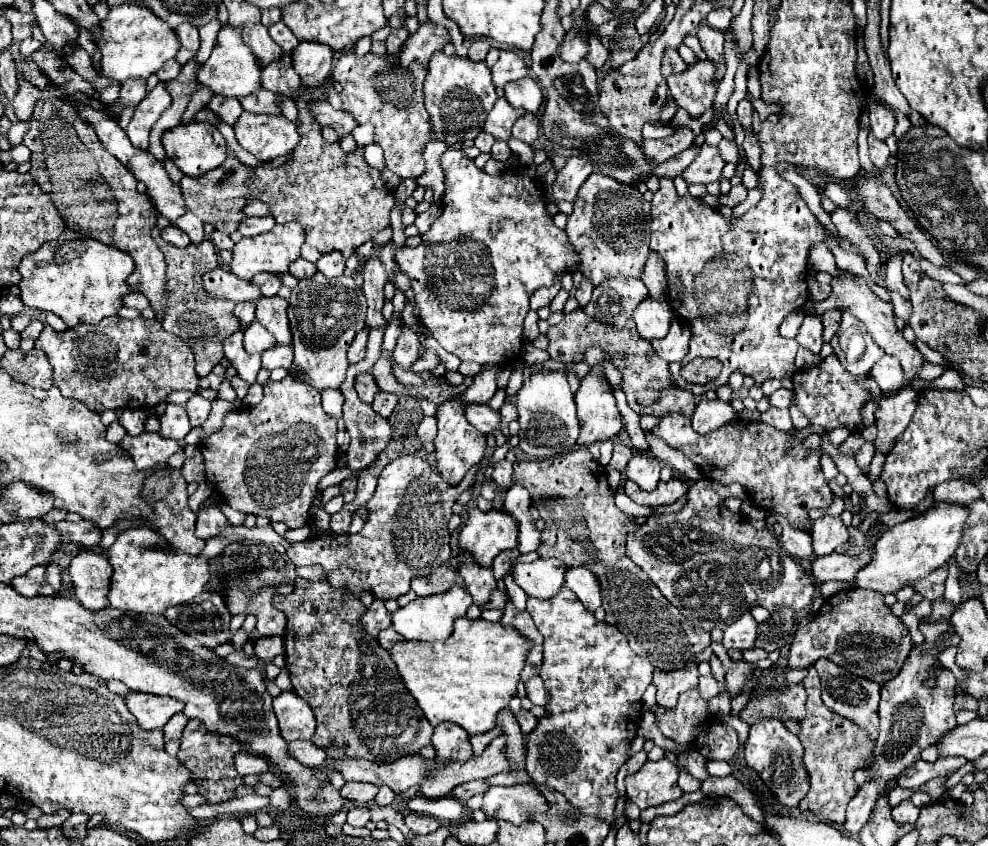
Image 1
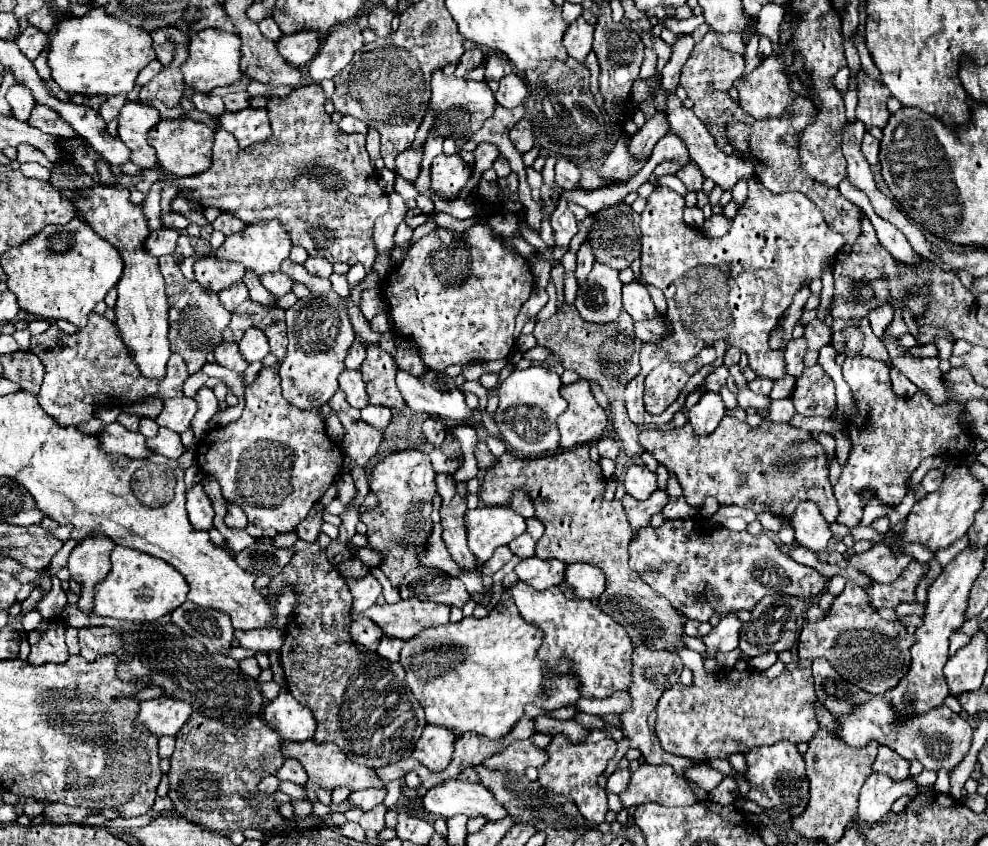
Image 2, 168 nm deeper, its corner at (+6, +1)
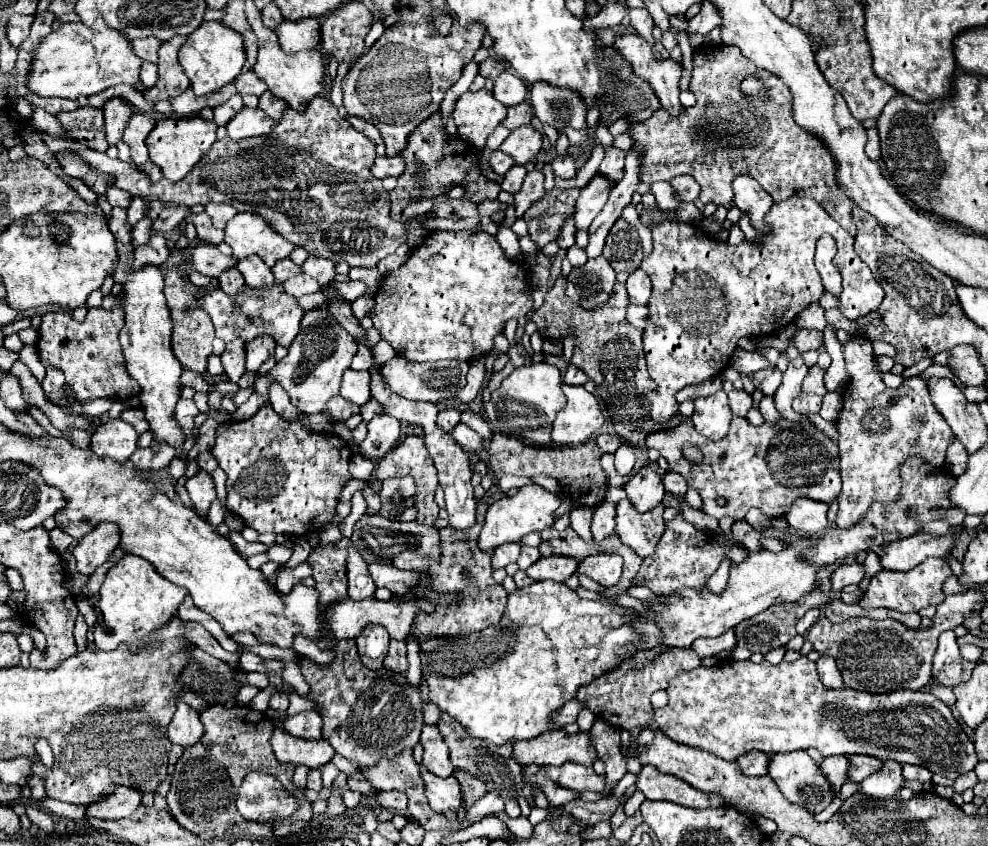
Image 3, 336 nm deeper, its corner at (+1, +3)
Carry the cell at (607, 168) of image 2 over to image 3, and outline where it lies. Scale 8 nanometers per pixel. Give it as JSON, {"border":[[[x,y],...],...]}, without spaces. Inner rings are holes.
{"border":[[[598,173],[592,177],[592,181],[580,191],[580,197],[576,201],[576,227],[588,229],[592,219],[602,211],[604,203],[608,201],[610,189],[614,187],[612,181],[606,181],[606,177],[598,177]]]}

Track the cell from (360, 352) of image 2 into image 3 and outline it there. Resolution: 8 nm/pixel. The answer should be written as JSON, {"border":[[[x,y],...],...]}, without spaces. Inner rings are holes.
{"border":[[[358,345],[358,353],[352,361],[352,369],[356,371],[366,371],[372,367],[372,357],[370,357],[370,349],[366,345]]]}

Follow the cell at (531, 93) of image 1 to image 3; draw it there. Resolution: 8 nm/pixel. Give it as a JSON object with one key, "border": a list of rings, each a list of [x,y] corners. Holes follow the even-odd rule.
{"border":[[[504,71],[496,81],[494,81],[494,97],[504,103],[506,107],[512,107],[512,105],[518,105],[526,99],[526,93],[528,93],[528,87],[526,83],[514,75],[514,73],[508,73]]]}

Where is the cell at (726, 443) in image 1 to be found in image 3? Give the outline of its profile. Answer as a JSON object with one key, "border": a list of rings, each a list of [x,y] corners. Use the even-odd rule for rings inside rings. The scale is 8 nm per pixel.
{"border":[[[732,417],[728,435],[720,441],[710,441],[696,433],[692,419],[686,419],[678,427],[648,433],[646,447],[658,449],[668,461],[668,469],[680,473],[688,485],[700,493],[702,511],[714,519],[744,519],[750,507],[762,509],[768,517],[782,517],[798,497],[830,505],[840,493],[838,445],[812,425],[764,423],[754,427],[746,417]],[[686,443],[702,451],[700,463],[690,463],[682,455]],[[720,495],[726,497],[726,505],[722,507],[716,503]]]}

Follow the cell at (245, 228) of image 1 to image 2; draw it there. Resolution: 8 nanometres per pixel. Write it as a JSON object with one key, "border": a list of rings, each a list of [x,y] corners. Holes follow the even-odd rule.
{"border":[[[221,213],[215,221],[213,221],[213,229],[221,231],[223,235],[231,235],[237,233],[245,227],[245,223],[241,219],[237,219],[233,213]]]}

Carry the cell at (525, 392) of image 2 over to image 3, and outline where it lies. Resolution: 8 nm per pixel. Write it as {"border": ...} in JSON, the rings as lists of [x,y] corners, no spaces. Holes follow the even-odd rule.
{"border":[[[532,363],[530,367],[514,369],[492,393],[492,399],[484,405],[492,431],[506,433],[506,425],[512,437],[526,441],[534,447],[546,447],[552,443],[552,423],[556,413],[566,405],[562,393],[562,377],[558,367],[548,363]]]}

